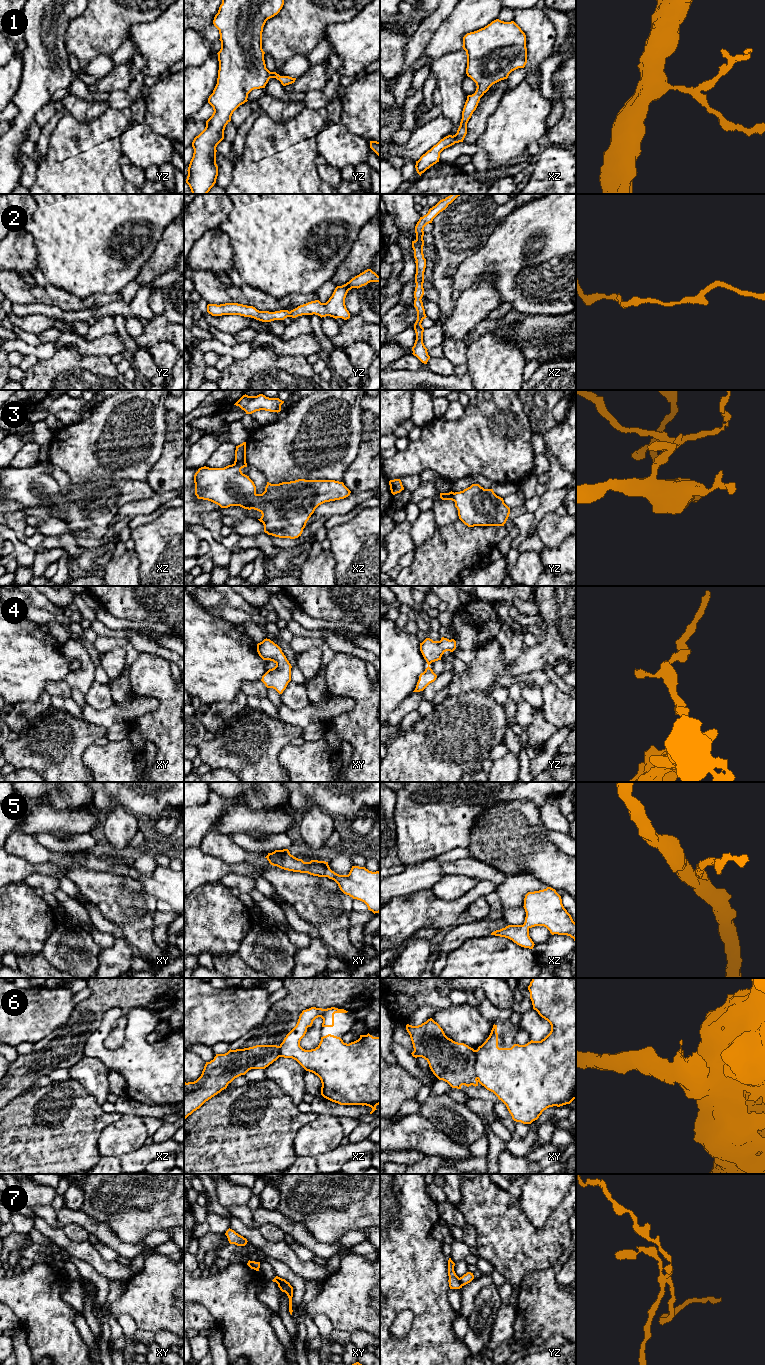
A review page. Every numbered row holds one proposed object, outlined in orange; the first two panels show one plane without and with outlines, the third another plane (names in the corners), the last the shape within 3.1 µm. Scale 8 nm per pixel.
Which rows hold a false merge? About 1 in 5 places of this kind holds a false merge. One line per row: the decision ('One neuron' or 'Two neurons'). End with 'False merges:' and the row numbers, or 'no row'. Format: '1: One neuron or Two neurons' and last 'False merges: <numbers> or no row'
1: One neuron
2: One neuron
3: One neuron
4: One neuron
5: One neuron
6: Two neurons
7: Two neurons
False merges: 6, 7

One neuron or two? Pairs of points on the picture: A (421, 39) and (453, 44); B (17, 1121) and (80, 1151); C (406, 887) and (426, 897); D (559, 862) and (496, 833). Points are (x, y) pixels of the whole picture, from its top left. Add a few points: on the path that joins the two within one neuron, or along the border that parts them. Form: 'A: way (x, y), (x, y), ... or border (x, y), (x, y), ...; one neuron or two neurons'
A: border (443, 20), (422, 53); two neurons
B: way (33, 1135), (39, 1141), (55, 1141), (64, 1145); one neuron
C: border (430, 888), (424, 888), (415, 893); two neurons
D: way (543, 859), (519, 845), (512, 838); one neuron

